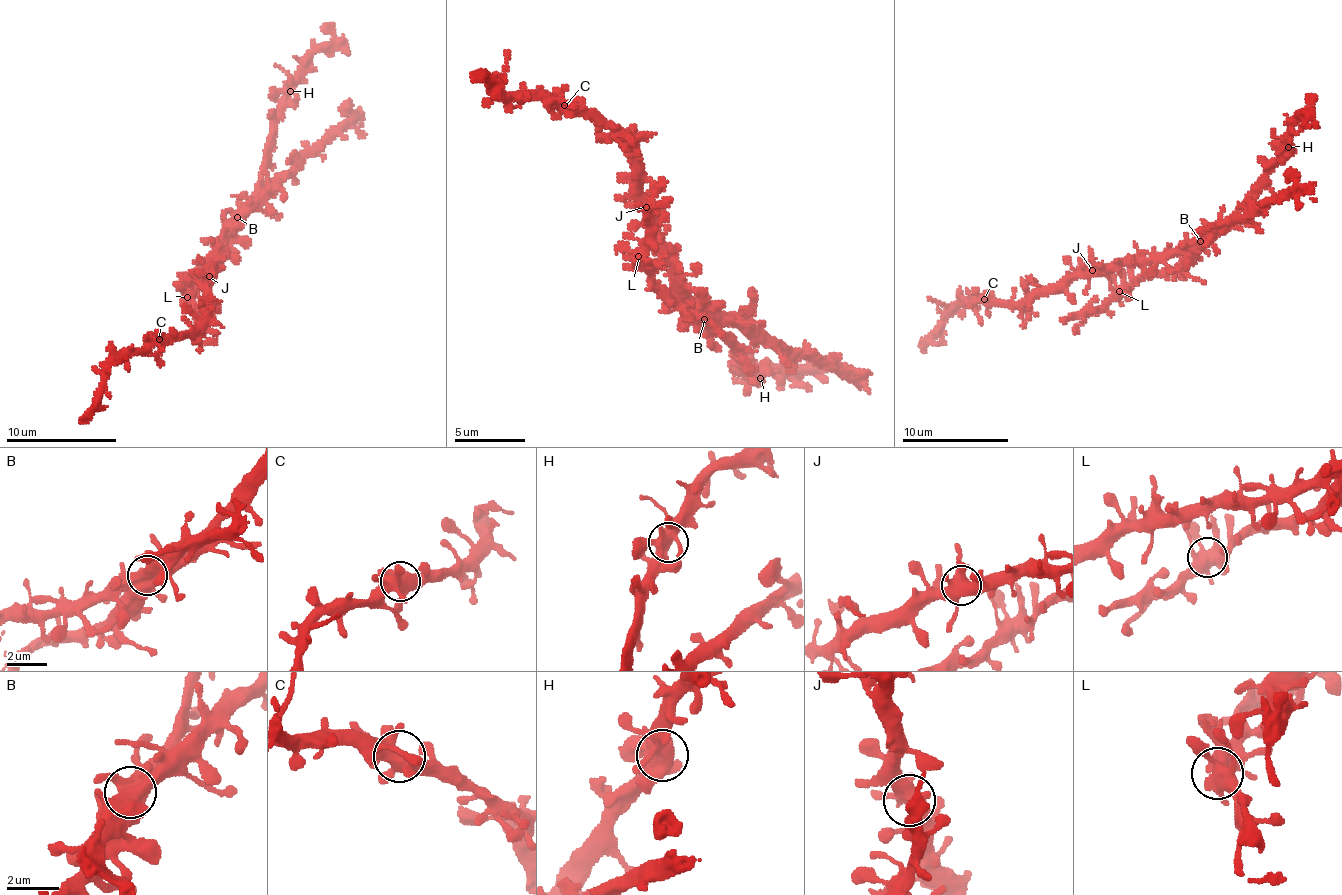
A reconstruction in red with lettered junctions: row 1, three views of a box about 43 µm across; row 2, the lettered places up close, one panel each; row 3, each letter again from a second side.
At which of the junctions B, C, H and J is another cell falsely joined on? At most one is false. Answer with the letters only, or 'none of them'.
none of them

